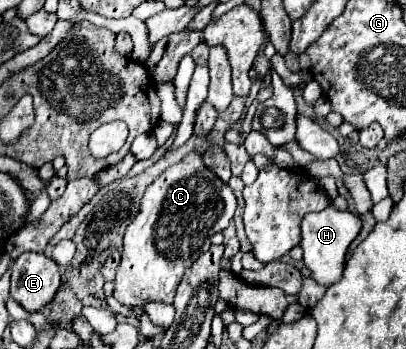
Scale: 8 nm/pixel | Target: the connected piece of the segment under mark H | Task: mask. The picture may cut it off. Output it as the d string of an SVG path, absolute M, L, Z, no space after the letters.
M328 205L326 209L322 209L318 213L308 213L302 219L300 247L304 249L304 265L312 271L312 279L316 283L328 287L342 277L346 249L356 239L358 233L360 233L360 217L350 211L340 211L334 205Z

